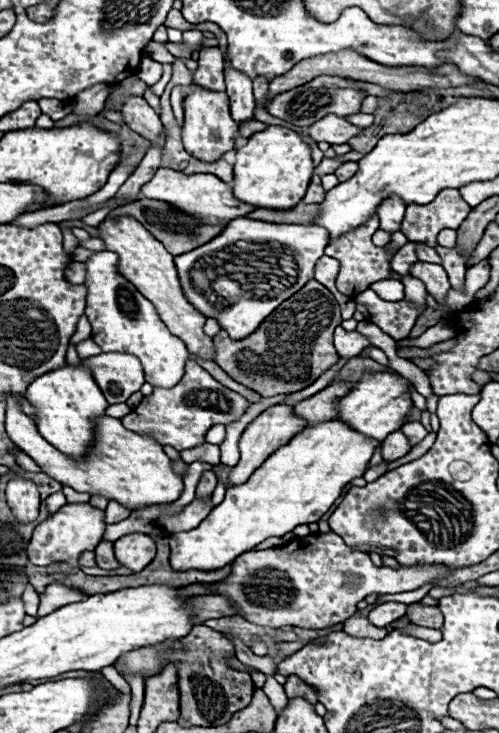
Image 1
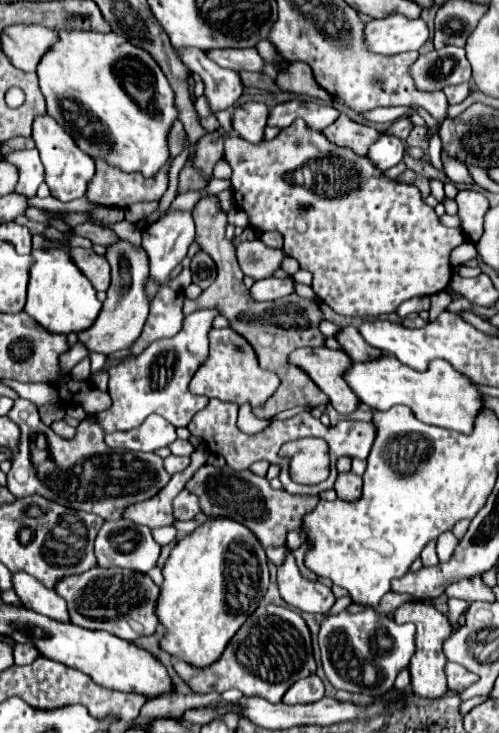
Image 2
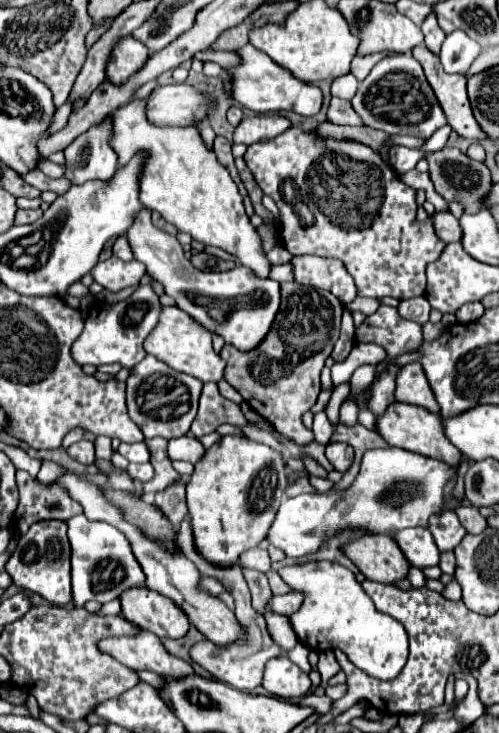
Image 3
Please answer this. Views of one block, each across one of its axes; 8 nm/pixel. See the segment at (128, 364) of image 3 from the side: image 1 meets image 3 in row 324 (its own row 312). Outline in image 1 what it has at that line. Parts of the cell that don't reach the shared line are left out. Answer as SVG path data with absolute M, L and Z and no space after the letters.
M98 252L88 262L88 288L86 296L86 316L92 326L92 340L102 352L126 352L136 354L144 366L146 382L152 386L172 388L184 376L184 364L190 358L184 342L172 336L164 322L158 318L154 306L118 272L118 254Z

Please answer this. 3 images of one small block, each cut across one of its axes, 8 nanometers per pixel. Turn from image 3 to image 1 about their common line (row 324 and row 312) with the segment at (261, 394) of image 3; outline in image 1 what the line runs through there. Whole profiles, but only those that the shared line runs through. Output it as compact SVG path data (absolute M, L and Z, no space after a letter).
M310 280L300 292L296 292L292 298L284 300L264 322L260 328L256 328L248 338L242 338L242 342L236 342L232 338L228 338L226 330L220 330L214 336L214 344L216 344L216 364L236 382L260 392L262 396L276 396L276 394L292 394L298 390L304 390L306 386L310 386L322 372L326 372L330 366L334 366L340 356L334 350L332 344L332 336L334 336L334 328L342 322L340 318L340 306L336 302L336 298L332 296L332 292L324 286L320 286L320 282Z

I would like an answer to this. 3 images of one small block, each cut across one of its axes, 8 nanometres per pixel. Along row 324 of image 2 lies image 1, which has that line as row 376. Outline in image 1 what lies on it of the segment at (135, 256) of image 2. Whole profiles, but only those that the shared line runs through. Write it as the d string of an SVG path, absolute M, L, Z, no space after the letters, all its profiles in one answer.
M106 352L92 356L88 368L110 404L126 402L144 384L142 364L132 354Z

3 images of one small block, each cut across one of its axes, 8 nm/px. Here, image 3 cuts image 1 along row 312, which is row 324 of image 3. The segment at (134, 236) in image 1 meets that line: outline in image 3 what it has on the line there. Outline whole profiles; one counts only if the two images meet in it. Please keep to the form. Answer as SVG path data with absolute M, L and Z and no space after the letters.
M178 306L162 308L160 322L146 338L144 348L148 354L166 362L172 370L186 372L202 382L220 382L224 378L226 366L224 360L212 348L212 334L204 330L198 322L192 322L192 318L188 318L188 314L184 314L184 310L180 310Z

